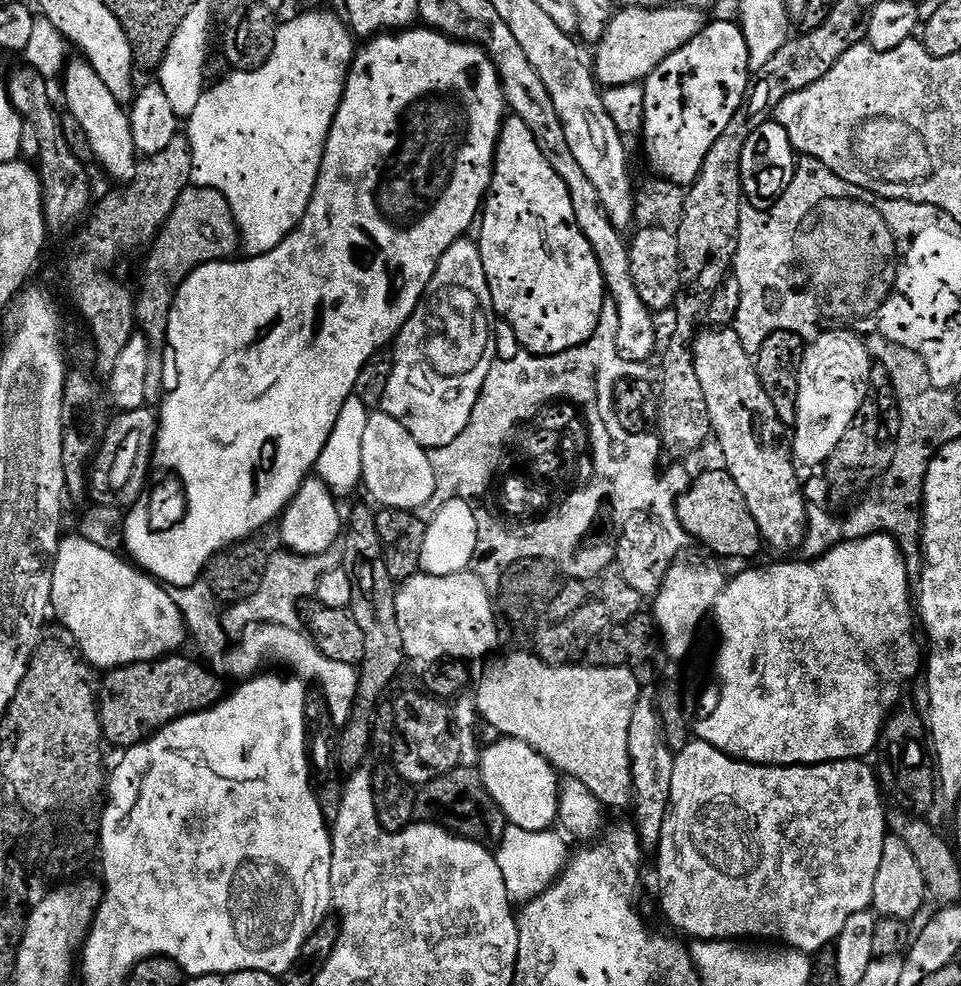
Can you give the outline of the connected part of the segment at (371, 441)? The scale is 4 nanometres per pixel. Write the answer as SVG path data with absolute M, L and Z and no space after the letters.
M383 410L373 411L366 422L366 434L362 437L362 474L363 487L368 487L380 508L423 509L436 489L428 452Z

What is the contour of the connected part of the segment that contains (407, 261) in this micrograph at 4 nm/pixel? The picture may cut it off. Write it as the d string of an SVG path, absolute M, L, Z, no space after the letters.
M413 26L407 30L396 30L391 34L381 34L375 38L369 39L364 49L362 47L355 53L355 59L352 61L352 67L348 72L348 80L345 82L344 96L341 98L341 104L337 108L336 117L333 120L332 128L329 131L328 141L325 144L324 156L321 158L321 168L318 178L316 179L316 189L310 198L310 206L306 210L306 214L300 219L300 225L291 232L287 238L277 246L274 250L270 250L261 256L251 258L243 258L244 260L229 259L227 262L213 262L210 264L201 264L195 268L191 274L182 282L182 286L176 291L176 297L172 303L172 309L168 315L168 335L166 337L167 347L172 348L172 360L176 363L176 385L163 397L162 403L159 405L158 411L158 427L154 437L154 447L152 452L152 480L156 485L133 506L122 520L122 538L124 534L124 544L128 547L127 555L134 561L135 567L145 571L153 580L160 581L165 586L174 588L188 587L201 579L202 573L207 569L209 560L218 552L224 551L225 548L231 548L241 542L247 541L247 536L255 534L259 528L264 528L272 519L274 521L283 513L288 504L298 494L305 480L313 475L318 458L322 454L322 446L326 446L326 442L330 438L330 430L334 426L334 422L338 420L338 414L342 410L342 406L347 402L349 396L353 395L356 390L356 379L358 374L362 374L362 370L373 359L372 356L376 352L376 348L384 348L395 341L396 335L400 332L400 327L414 314L414 310L419 306L424 298L424 291L428 289L428 283L432 280L432 275L436 273L436 266L440 261L440 255L451 246L454 241L461 239L465 235L464 232L468 227L477 223L478 217L482 212L482 205L487 197L489 188L492 187L492 170L496 159L496 139L500 137L500 125L506 116L506 101L504 98L504 87L500 85L500 73L497 72L492 57L484 51L481 45L475 42L461 42L459 39L451 36L445 36L444 33L436 31L434 28L427 26Z

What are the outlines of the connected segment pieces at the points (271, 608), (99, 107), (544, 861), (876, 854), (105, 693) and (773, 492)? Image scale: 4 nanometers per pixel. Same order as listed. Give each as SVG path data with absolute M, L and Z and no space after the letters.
M289 550L274 553L268 560L265 559L262 571L259 590L249 600L242 603L229 605L220 615L220 622L223 630L229 639L237 639L249 624L284 624L286 619L286 610L288 606L300 601L302 598L308 599L315 593L318 574L306 572L307 559L299 554Z
M83 58L67 65L63 73L64 100L68 103L67 115L73 116L82 126L86 138L92 147L92 155L95 163L100 163L116 180L131 182L136 177L138 167L138 153L134 134L132 133L132 121L125 105L106 90L106 82L98 78L98 74Z
M507 825L501 838L502 842L498 850L496 849L495 857L498 868L502 871L503 882L506 883L508 899L514 904L529 903L542 895L560 877L560 873L569 863L567 839L559 831L528 831Z
M699 738L693 739L684 748L675 753L674 776L670 778L670 798L668 799L668 813L666 822L662 826L660 835L660 847L655 853L656 856L656 876L660 879L660 908L664 911L664 916L680 932L692 936L693 941L697 940L735 940L748 938L744 936L777 936L781 945L797 948L798 951L805 954L815 954L821 948L829 947L833 942L840 939L842 926L854 918L854 914L866 912L872 908L872 899L874 898L874 878L878 878L878 865L882 863L882 850L884 849L884 838L888 832L888 822L886 819L885 797L882 795L882 785L878 779L877 773L872 773L872 768L863 759L859 760L835 760L829 764L809 764L799 768L774 768L771 764L748 764L745 760L736 760L732 756L727 756L722 750L710 746L706 741Z
M169 654L150 664L114 668L105 675L108 677L104 685L98 688L98 711L100 731L107 743L109 740L119 750L133 748L167 724L183 716L195 716L225 699L226 688L220 685L221 677L212 673L211 667L203 668L199 659L187 660L180 655L184 654Z
M730 326L706 330L693 339L692 357L705 395L712 436L722 452L723 469L742 491L763 543L782 554L799 551L806 535L806 500L791 445L785 442L784 422L777 418L774 404L758 378L755 361L742 346L736 330Z

